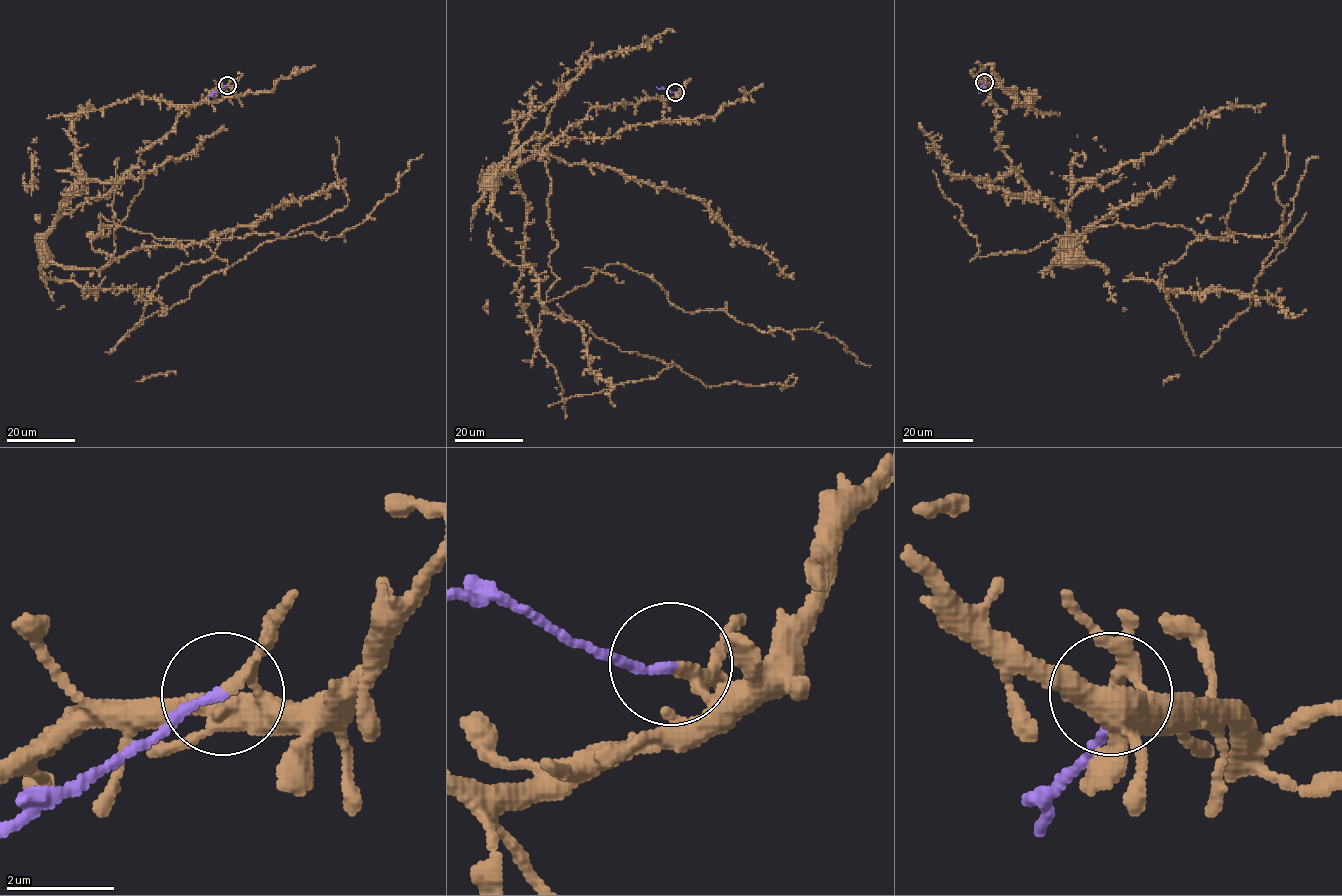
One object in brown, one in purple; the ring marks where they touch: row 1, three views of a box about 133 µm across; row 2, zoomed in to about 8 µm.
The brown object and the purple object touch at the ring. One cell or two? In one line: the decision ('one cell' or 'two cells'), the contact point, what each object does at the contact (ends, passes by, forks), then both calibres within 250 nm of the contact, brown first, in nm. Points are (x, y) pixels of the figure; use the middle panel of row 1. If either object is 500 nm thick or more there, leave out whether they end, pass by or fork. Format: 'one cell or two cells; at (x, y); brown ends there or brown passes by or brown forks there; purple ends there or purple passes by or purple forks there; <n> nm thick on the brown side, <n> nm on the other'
two cells; at (675, 92); brown passes by; purple ends there; 180 nm thick on the brown side, 180 nm on the other

